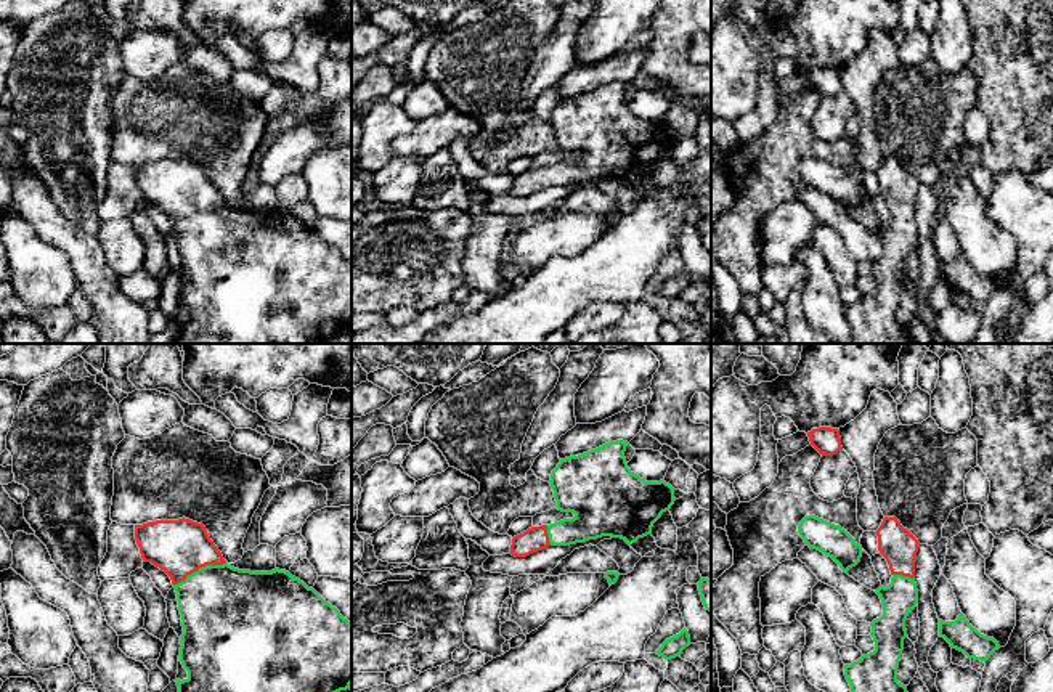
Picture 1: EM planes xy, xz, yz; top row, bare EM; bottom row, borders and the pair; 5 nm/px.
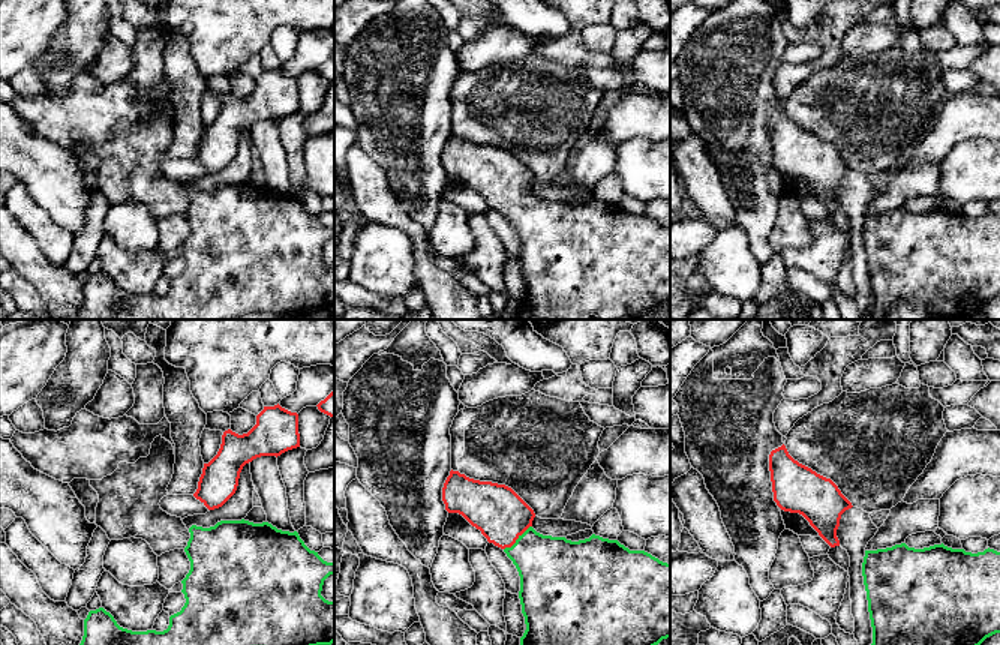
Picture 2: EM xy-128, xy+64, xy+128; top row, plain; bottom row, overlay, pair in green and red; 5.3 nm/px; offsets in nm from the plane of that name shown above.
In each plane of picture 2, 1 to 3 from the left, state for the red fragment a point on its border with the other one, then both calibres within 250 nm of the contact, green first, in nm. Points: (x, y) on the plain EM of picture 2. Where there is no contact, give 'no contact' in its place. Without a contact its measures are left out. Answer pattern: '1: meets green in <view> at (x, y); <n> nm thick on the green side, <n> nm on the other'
1: no contact
2: meets green in xy+64 at (517, 203); 360 nm thick on the green side, 280 nm on the other
3: no contact

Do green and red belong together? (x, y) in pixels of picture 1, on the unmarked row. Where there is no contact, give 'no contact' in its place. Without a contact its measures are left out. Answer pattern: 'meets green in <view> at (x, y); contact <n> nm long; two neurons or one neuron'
meets green in xy at (199, 209); contact 300 nm long; one neuron

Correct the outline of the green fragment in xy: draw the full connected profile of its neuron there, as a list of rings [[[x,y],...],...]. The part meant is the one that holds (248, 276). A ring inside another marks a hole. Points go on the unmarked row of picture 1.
[[[189,159],[135,165],[141,199],[164,210],[175,228],[181,255],[180,302],[188,318],[180,321],[173,344],[307,344],[326,340],[352,326],[352,262],[313,228],[286,210],[239,210],[226,204],[202,164]]]

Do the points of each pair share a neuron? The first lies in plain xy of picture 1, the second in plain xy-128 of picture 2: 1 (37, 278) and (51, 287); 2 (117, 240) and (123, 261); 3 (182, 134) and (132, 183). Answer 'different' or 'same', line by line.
1: different
2: different
3: different

